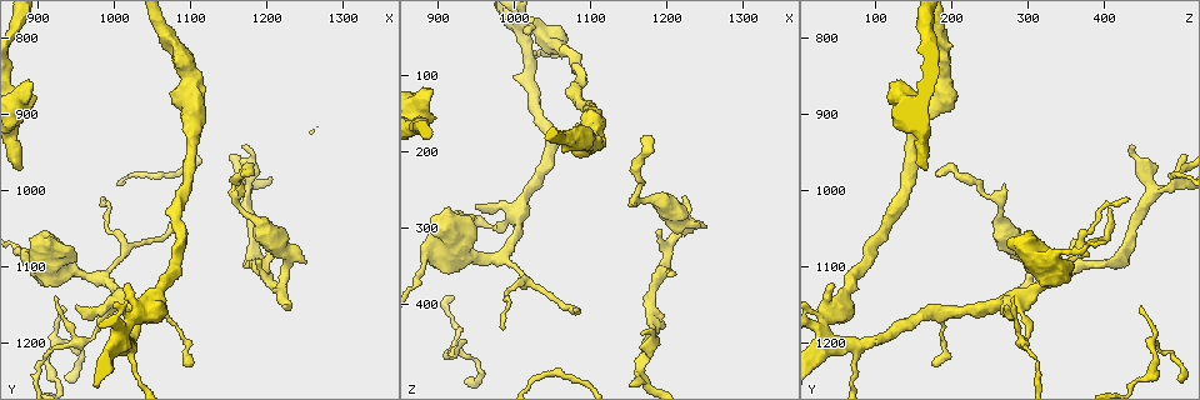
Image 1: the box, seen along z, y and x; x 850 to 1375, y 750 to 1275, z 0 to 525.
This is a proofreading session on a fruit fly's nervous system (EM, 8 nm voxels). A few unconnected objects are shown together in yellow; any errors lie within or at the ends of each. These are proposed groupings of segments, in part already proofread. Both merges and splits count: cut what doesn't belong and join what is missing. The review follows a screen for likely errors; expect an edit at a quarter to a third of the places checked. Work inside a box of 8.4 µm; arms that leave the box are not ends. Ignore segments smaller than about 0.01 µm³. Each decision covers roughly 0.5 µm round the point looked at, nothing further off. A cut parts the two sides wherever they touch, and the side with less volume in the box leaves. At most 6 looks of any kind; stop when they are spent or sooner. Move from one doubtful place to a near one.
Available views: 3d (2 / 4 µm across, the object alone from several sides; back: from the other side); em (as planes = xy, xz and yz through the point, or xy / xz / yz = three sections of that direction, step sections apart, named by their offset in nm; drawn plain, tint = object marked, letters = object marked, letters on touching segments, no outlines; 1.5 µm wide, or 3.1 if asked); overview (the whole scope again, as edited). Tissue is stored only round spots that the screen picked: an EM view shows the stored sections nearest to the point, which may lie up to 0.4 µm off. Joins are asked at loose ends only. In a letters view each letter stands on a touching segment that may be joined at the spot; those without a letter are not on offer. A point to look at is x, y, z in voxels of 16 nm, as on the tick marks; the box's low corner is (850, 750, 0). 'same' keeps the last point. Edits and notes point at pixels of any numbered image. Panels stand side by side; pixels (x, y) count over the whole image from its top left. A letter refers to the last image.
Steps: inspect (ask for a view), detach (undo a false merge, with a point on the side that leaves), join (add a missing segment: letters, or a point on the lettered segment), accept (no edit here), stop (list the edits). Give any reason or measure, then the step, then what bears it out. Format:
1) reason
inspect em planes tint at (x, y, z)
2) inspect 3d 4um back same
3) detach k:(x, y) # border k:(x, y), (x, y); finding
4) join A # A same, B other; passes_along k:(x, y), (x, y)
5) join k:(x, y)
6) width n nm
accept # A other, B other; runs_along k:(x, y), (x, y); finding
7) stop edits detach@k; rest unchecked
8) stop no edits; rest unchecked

narrows sharply
inspect 3d 2um at (975, 1190, 300)

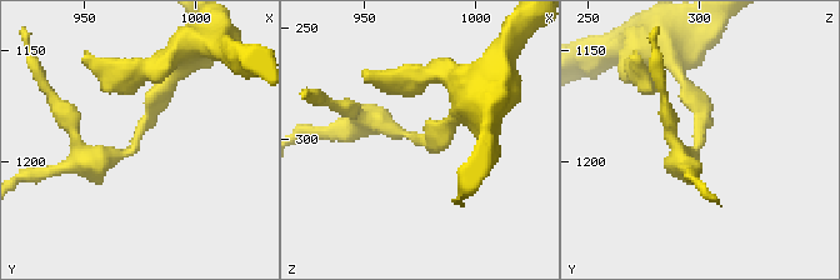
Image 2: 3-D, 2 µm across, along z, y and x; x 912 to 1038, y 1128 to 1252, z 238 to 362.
need the tissue
inspect em xy step 4 tint at (971, 1194, 302)

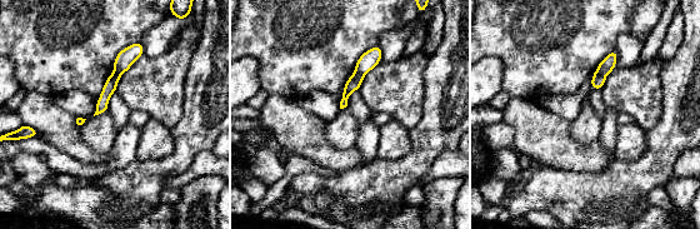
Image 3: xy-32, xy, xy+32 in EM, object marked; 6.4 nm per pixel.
another direction
inspect em planes letters same

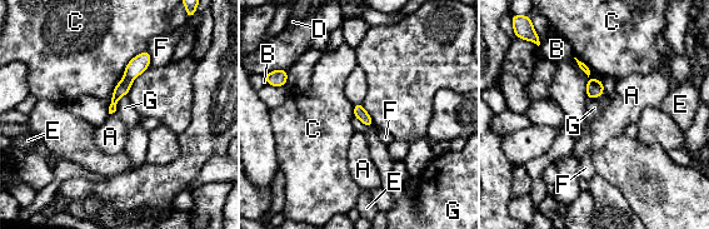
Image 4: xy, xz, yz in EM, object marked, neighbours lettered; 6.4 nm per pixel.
detach 4:(124, 85) # A other, B other, C other, D other, E other, F other, G other; border 4:(124, 76), (131, 80); a second cell is stuck on

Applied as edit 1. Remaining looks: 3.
an open end
inspect em 3.1um xz step 16 tint at (1175, 980, 175)

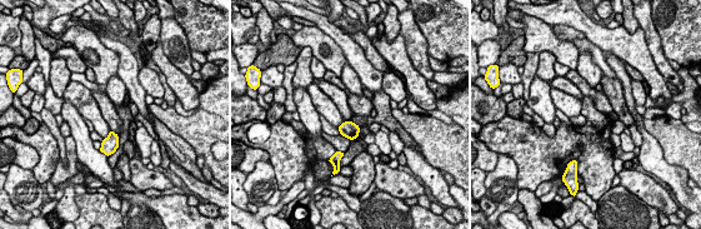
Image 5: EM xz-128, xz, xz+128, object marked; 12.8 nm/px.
inspect em 3.1um xz step 16 letters same

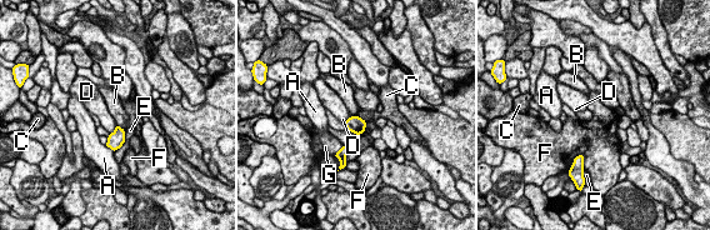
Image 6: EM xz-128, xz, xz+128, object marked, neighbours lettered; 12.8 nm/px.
accept # A other, B other, C other, D other, E other, F other, G other; border 6:(356, 115), (365, 121); none of them fits

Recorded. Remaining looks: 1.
branch stops here
inspect em planes letters at (895, 865, 115)

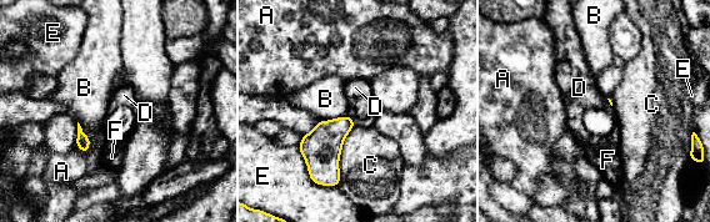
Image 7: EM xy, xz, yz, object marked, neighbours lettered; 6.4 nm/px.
accept # A other, B other, C other, D other, E other, F other; border 7:(349, 115), (355, 124); none of them fits

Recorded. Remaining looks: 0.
stop edits detach@4; rest unchecked

